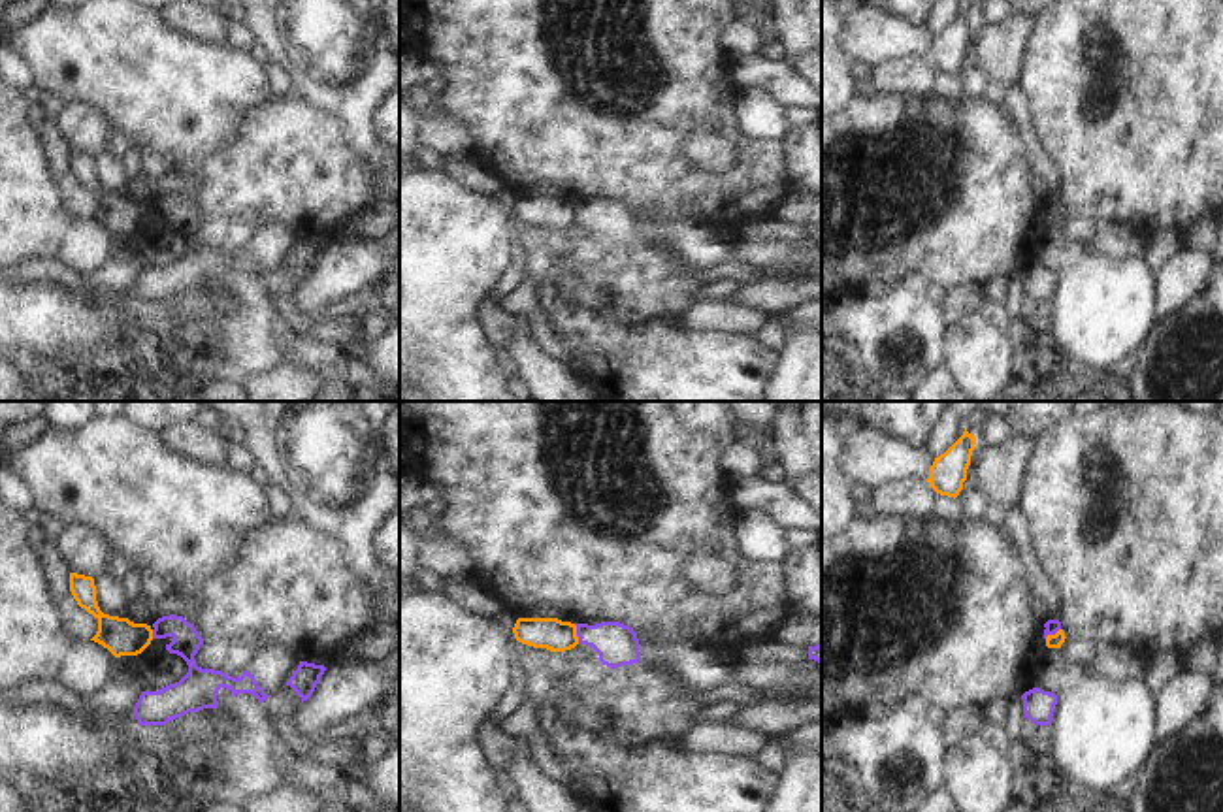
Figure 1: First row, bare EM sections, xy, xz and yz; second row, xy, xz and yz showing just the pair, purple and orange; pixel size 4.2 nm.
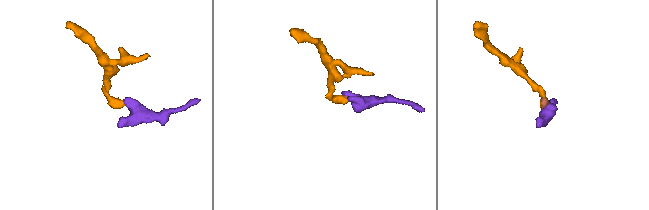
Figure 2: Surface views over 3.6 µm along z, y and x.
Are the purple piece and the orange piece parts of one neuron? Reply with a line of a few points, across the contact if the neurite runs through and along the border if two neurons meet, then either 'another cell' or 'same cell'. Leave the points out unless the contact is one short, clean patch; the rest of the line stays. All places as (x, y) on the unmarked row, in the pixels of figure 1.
line xz (573, 202), (579, 221); another cell

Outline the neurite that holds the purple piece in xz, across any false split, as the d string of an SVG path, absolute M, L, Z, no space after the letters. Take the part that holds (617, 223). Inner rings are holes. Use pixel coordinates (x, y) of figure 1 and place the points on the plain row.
M620 200L575 202L579 222L592 224L611 247L641 239L637 211Z

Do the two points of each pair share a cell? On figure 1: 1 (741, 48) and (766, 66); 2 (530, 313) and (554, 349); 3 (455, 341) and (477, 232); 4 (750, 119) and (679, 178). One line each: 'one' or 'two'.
1: two
2: one
3: one
4: two

